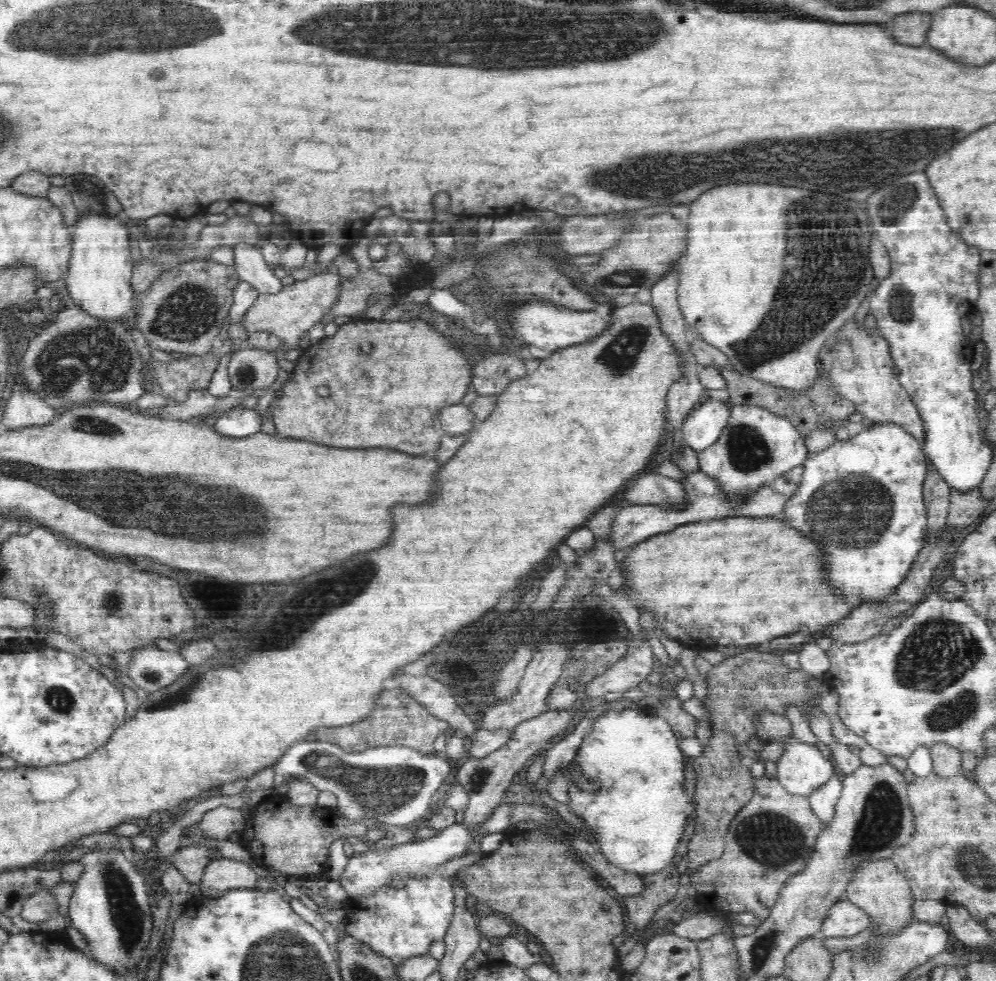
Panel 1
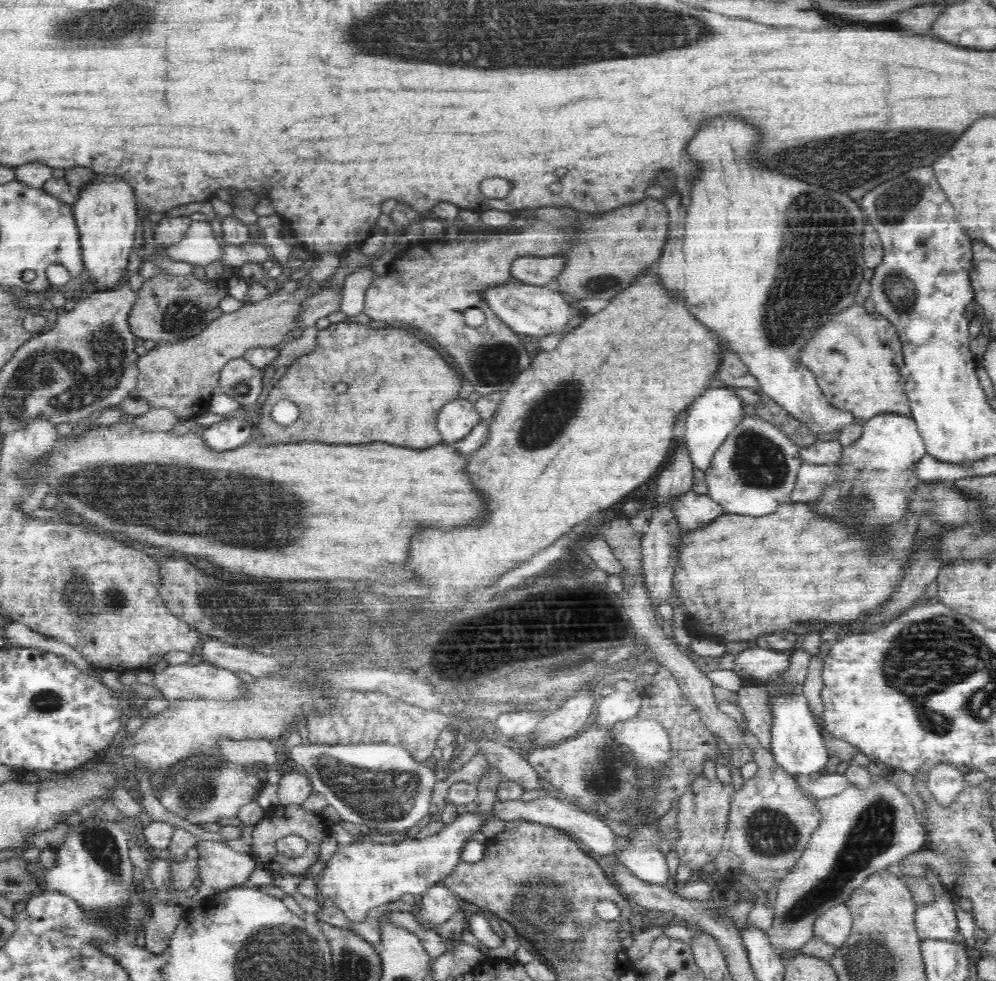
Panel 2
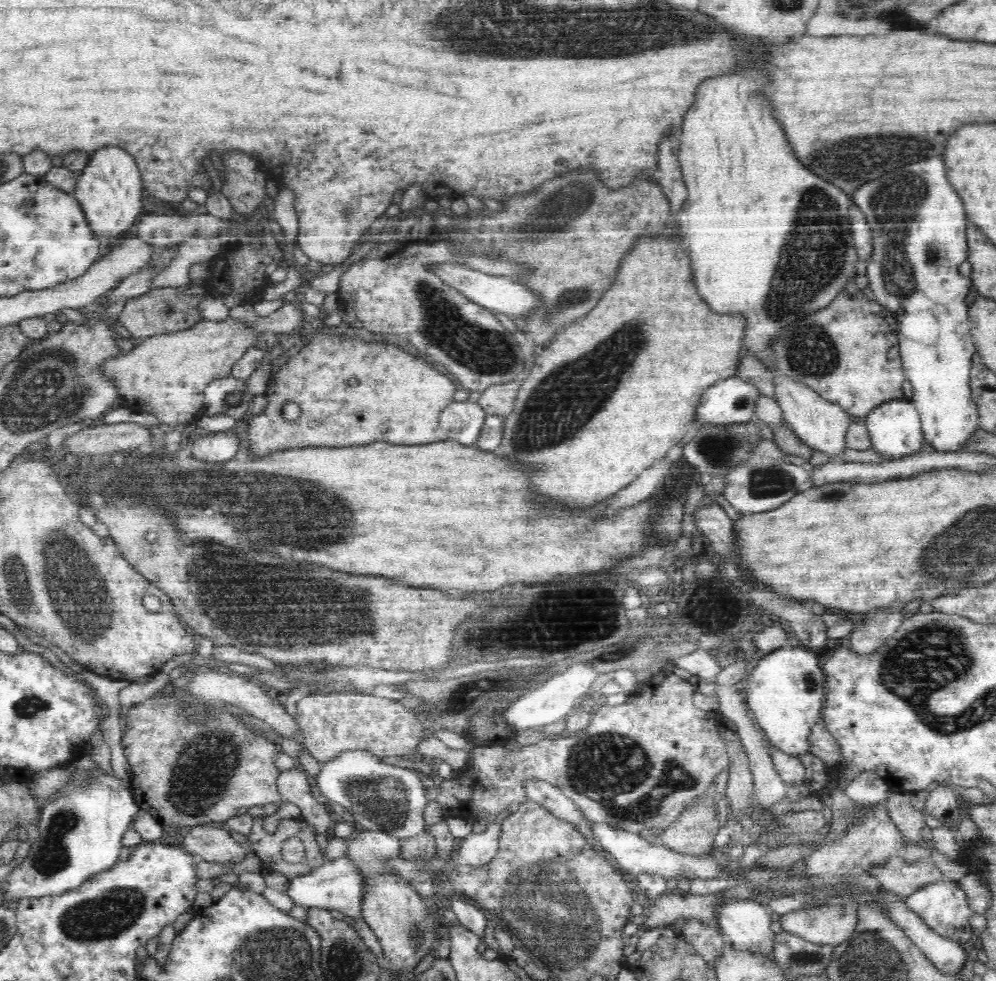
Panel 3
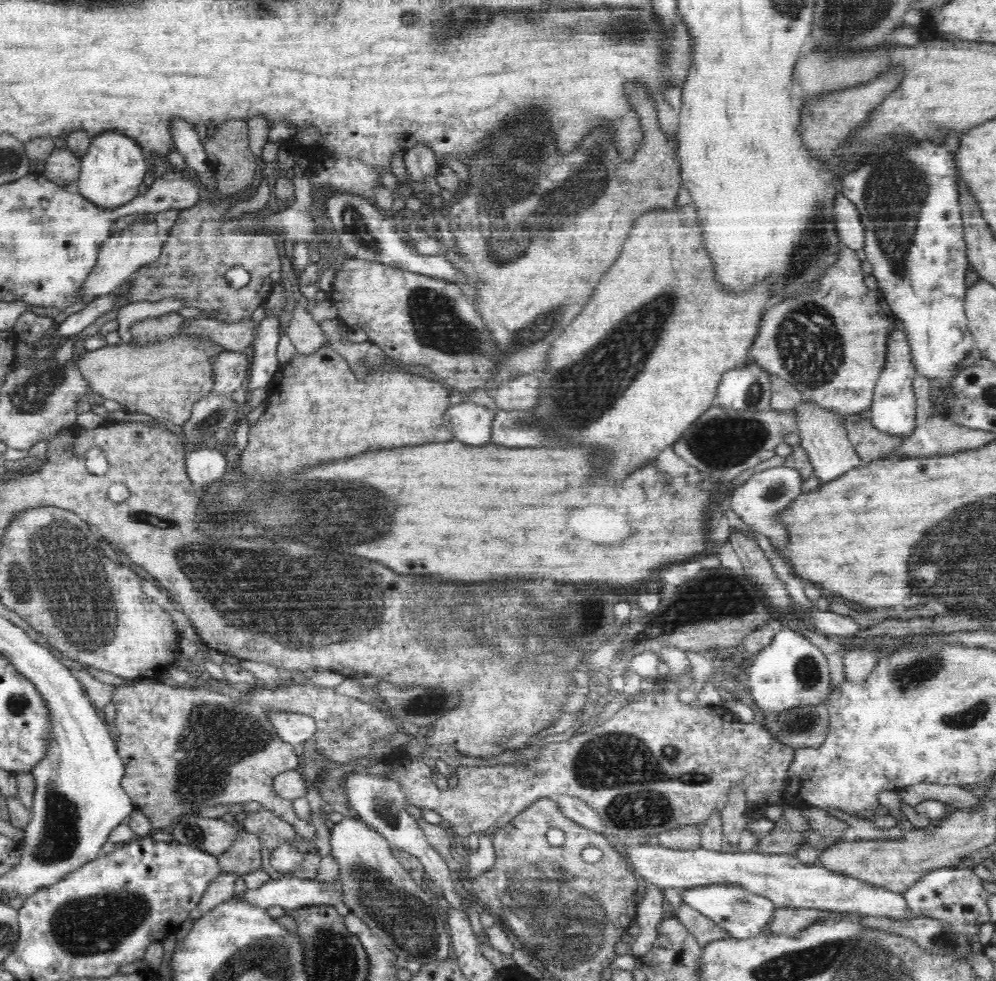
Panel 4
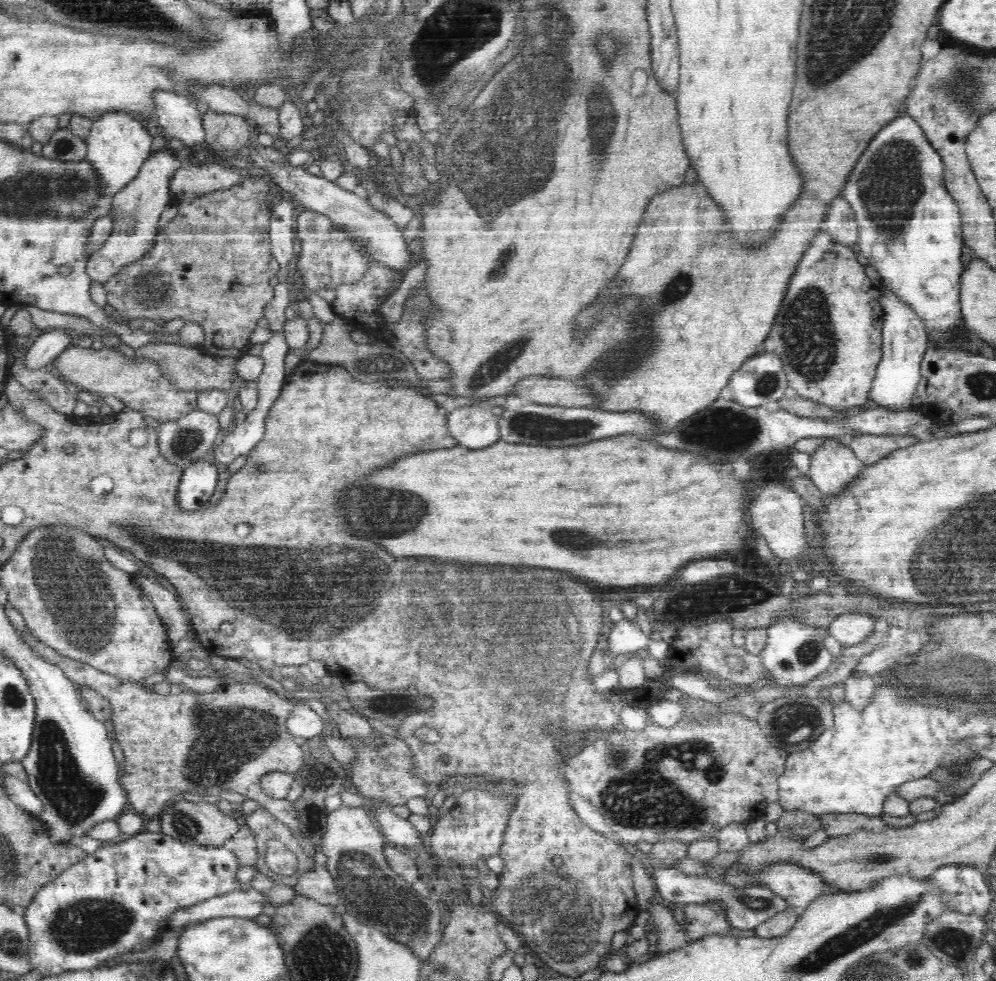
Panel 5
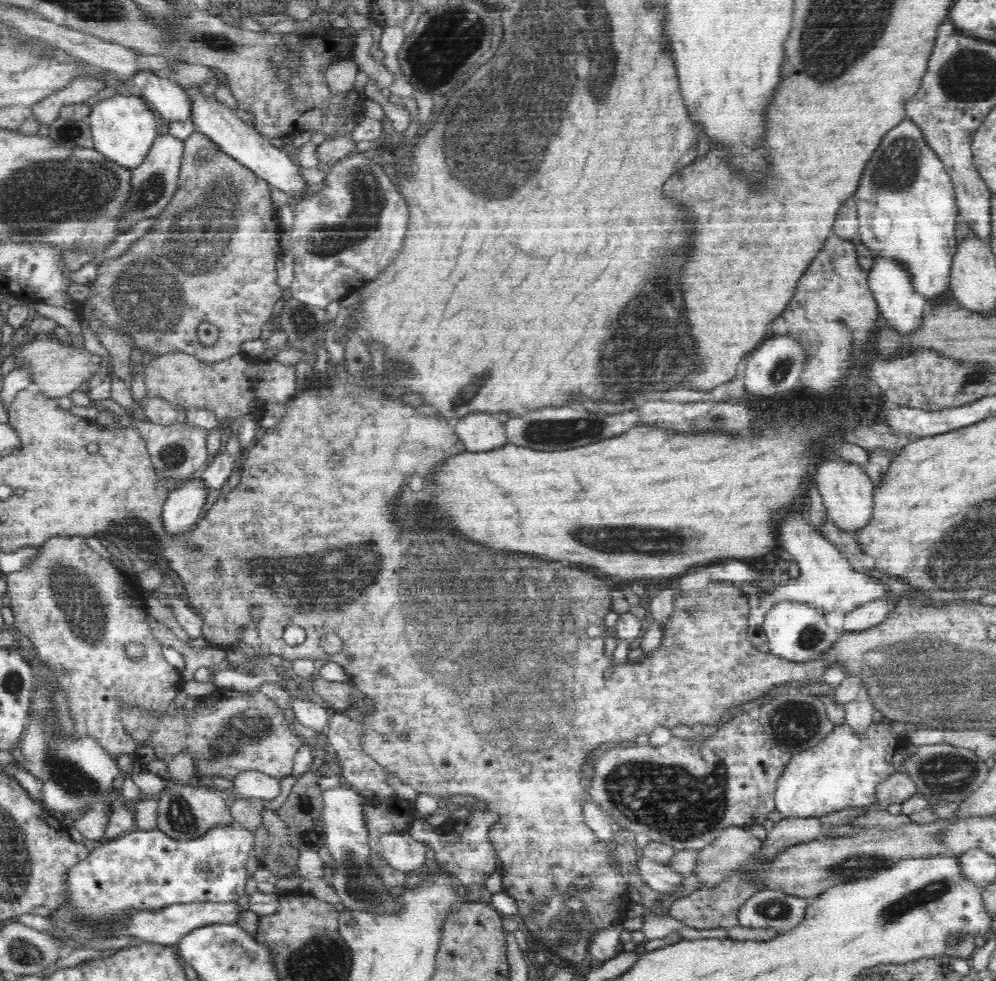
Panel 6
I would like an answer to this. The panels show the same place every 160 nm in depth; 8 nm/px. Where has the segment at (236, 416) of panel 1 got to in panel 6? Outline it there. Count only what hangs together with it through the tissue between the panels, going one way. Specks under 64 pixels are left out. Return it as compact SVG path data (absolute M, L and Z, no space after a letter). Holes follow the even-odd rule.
M197 474L188 481L174 486L167 496L161 512L165 532L176 536L198 522L206 502L208 488Z

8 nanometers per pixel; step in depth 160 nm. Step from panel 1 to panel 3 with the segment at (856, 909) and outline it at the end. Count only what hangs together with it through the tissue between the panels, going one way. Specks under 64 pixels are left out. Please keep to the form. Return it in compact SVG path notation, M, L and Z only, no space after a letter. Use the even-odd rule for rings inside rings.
M850 903L844 905L822 905L822 908L813 908L812 911L795 910L780 915L776 927L816 944L836 946L841 945L852 936L858 920L855 905Z

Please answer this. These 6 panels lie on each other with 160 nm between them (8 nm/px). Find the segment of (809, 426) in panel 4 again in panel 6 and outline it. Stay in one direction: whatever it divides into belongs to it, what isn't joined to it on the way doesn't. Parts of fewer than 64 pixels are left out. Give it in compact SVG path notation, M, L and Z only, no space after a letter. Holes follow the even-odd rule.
M830 459L830 462L822 464L816 472L816 484L820 490L823 504L826 507L827 518L842 530L850 533L856 533L866 520L872 517L872 506L874 506L874 488L875 484L870 480L864 467L855 462L844 462L844 459Z

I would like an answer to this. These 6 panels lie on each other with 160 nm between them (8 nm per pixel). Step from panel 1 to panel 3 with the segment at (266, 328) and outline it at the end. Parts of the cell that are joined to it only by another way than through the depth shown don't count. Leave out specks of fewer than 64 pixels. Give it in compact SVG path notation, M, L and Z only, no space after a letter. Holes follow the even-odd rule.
M229 317L223 321L206 319L185 331L144 339L142 344L133 347L129 352L108 360L104 364L104 373L105 376L116 380L117 391L123 406L134 411L148 412L156 416L160 423L177 427L180 424L187 425L196 418L196 412L200 412L204 406L203 392L211 382L227 376L247 348L265 347L265 343L263 333L255 332L253 328L245 324L245 321L238 322Z

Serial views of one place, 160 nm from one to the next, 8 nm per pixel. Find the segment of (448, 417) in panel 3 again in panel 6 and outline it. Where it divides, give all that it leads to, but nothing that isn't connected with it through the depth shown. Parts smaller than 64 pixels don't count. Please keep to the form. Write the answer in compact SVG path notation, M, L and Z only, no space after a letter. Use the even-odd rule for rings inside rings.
M472 412L452 423L466 451L480 452L502 448L508 443L504 424L489 412Z

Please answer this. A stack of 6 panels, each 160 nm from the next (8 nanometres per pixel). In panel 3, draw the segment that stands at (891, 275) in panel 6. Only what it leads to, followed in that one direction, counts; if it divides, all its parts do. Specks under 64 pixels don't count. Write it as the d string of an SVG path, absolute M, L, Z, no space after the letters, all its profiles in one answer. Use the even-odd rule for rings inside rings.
M892 399L888 403L879 404L865 417L865 425L870 435L870 450L875 454L900 459L915 454L924 447L920 415L909 399Z

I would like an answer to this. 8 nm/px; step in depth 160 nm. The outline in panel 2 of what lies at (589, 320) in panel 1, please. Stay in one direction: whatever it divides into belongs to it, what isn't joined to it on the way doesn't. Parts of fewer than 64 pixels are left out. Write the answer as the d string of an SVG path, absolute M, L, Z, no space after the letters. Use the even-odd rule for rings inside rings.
M512 280L484 292L484 299L496 316L504 321L512 331L523 339L541 339L551 334L567 333L576 328L586 313L579 307L572 307L568 298L560 292L554 292L545 286L534 286Z

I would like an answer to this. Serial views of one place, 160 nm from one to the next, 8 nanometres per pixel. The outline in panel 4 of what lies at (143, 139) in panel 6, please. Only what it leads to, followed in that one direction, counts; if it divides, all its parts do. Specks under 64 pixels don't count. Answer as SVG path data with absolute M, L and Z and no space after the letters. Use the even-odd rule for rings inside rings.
M102 132L102 136L92 139L88 150L81 156L81 174L74 188L90 203L106 210L113 210L140 196L146 166L146 155L134 139L122 136L120 132Z

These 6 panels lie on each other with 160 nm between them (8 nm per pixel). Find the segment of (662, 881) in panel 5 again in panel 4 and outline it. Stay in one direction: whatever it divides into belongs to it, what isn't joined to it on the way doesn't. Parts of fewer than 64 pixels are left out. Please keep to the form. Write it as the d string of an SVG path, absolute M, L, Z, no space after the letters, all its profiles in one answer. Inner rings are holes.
M711 884L685 888L681 894L684 904L712 919L720 928L728 931L731 938L749 939L767 932L768 922L777 909L774 902L766 897L748 892L744 887L735 884Z

